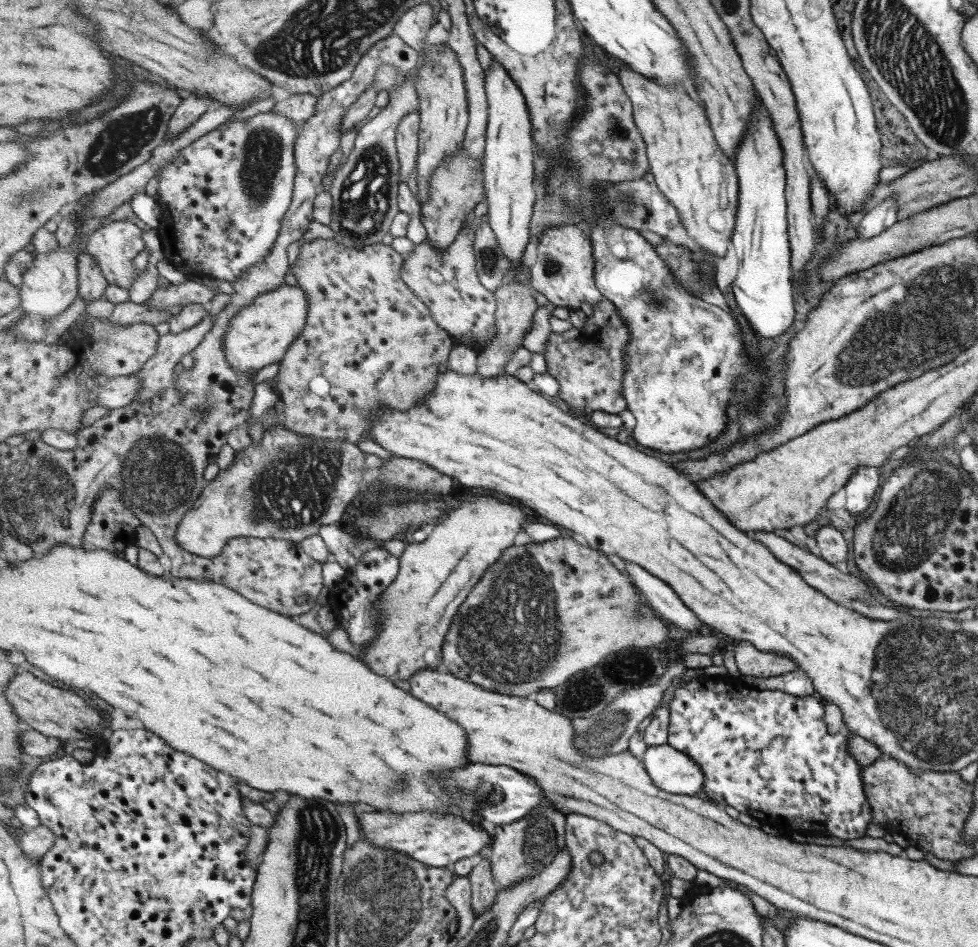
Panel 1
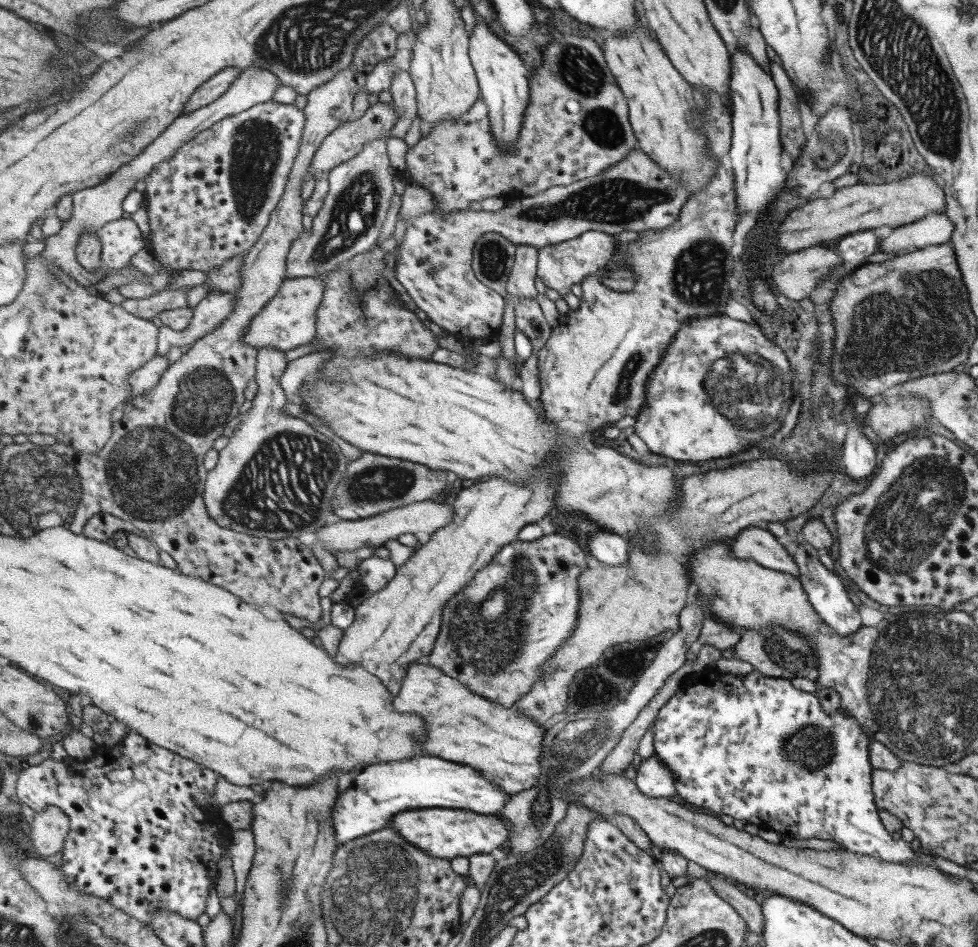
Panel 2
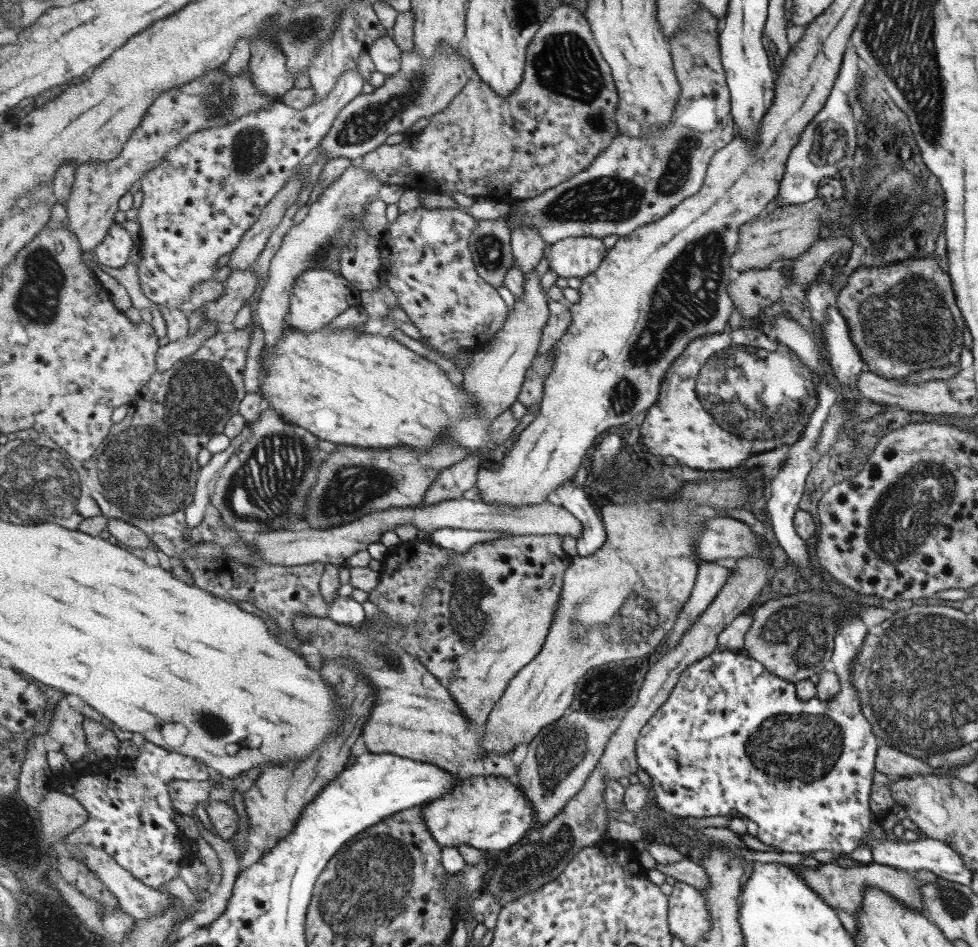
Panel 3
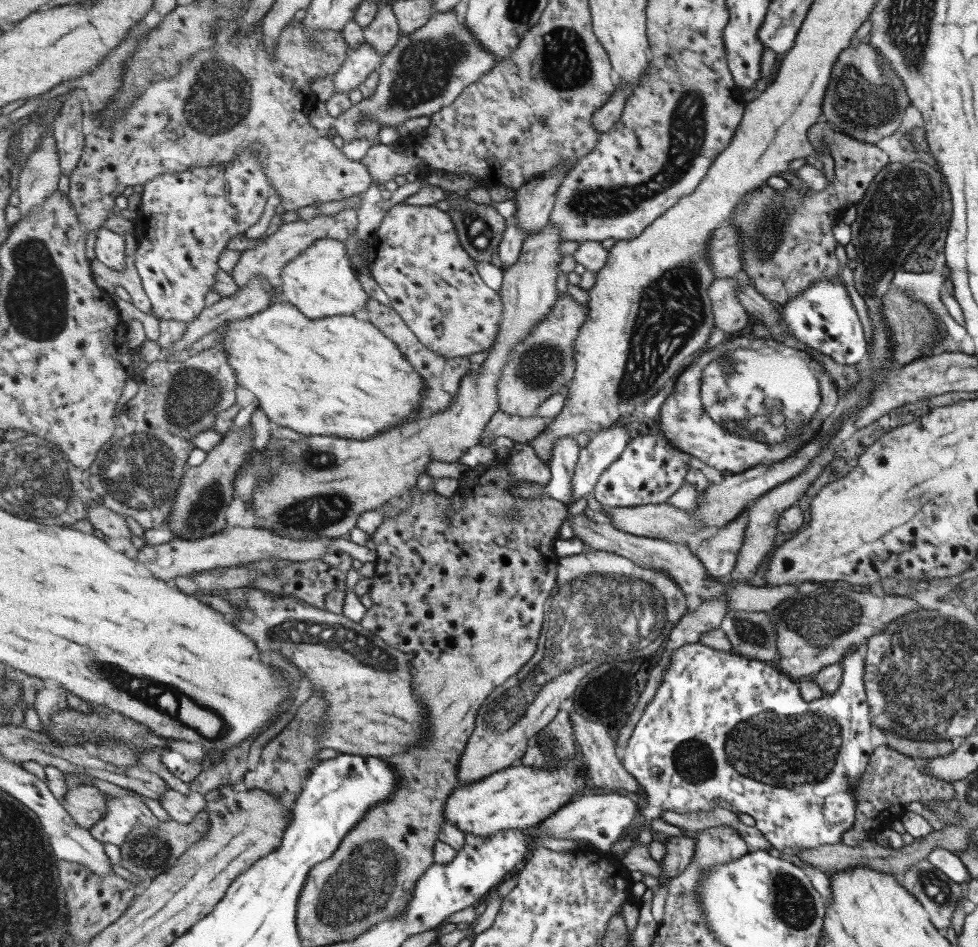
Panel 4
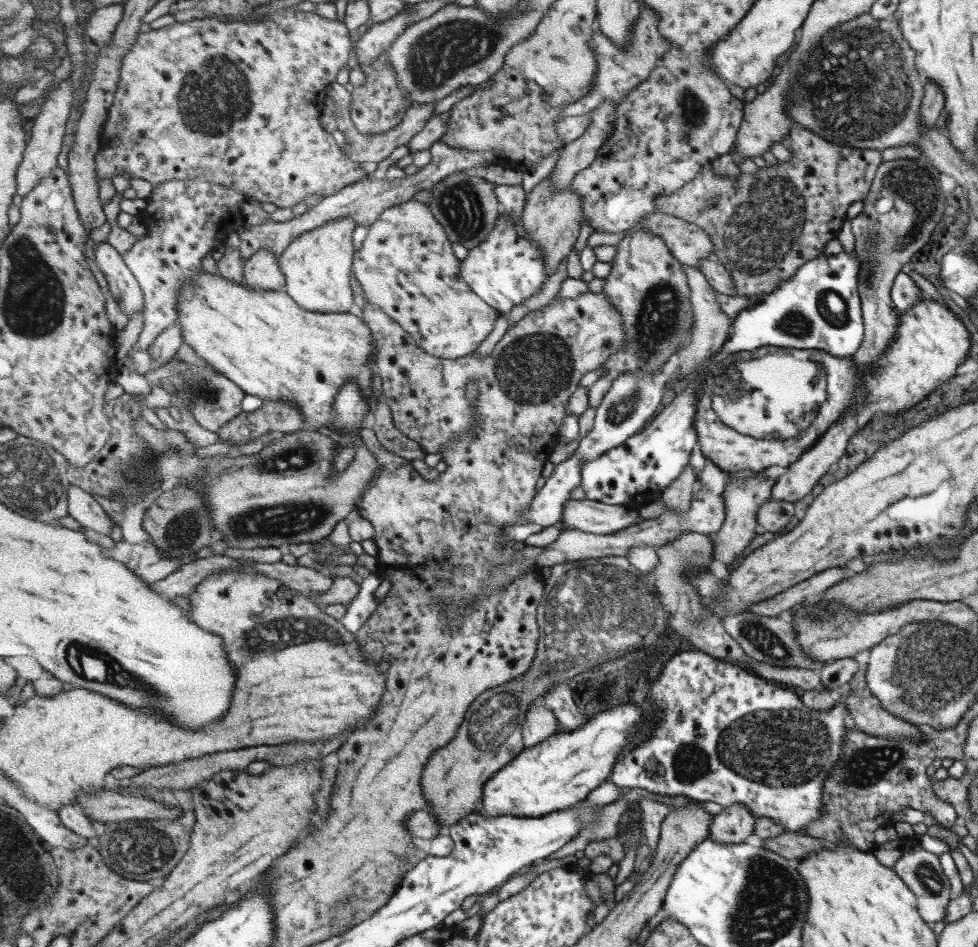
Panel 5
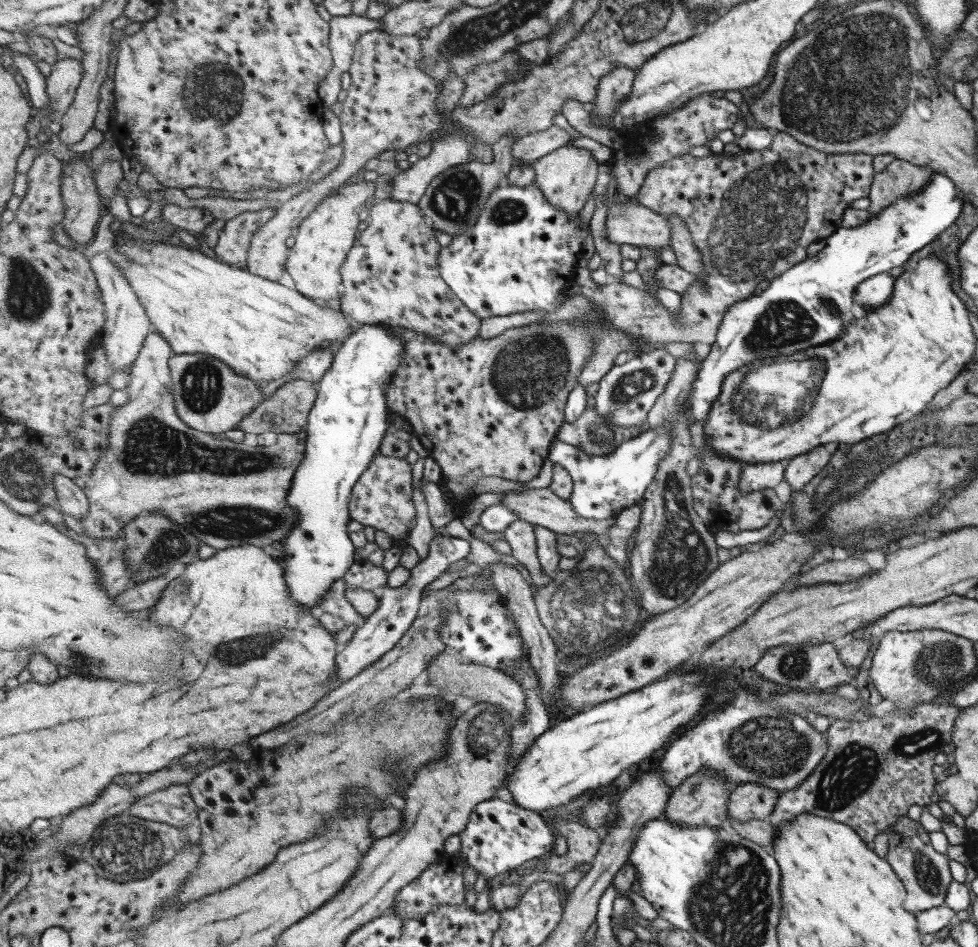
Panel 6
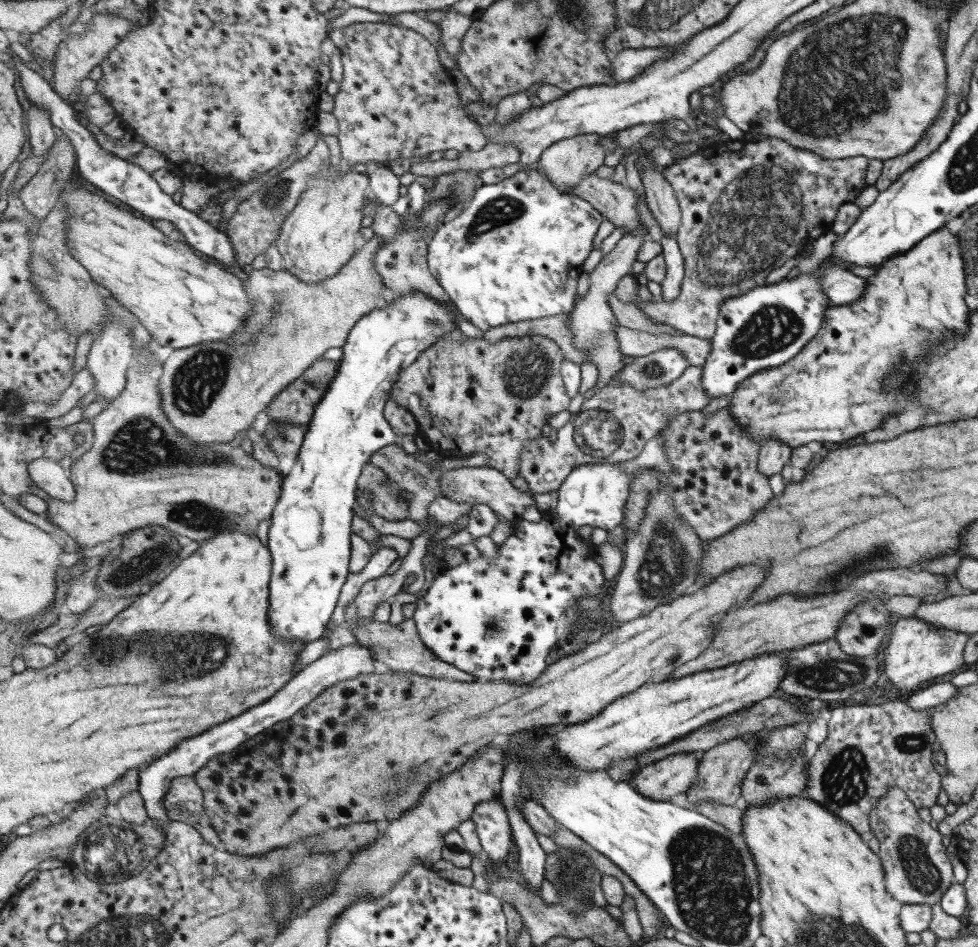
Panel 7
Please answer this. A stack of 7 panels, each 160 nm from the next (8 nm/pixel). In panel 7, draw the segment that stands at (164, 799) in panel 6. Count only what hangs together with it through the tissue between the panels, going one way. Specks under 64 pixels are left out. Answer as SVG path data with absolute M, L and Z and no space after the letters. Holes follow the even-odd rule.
M195 775L175 778L164 803L172 821L197 826L206 818L204 792Z

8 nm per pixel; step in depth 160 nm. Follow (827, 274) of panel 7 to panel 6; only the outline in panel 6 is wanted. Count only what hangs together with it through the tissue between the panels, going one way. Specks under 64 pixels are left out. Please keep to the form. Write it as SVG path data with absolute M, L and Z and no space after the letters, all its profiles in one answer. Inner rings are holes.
M879 273L863 280L861 284L857 284L853 304L859 307L865 307L865 305L877 307L885 304L887 300L891 300L893 282L895 278L889 276L888 273Z

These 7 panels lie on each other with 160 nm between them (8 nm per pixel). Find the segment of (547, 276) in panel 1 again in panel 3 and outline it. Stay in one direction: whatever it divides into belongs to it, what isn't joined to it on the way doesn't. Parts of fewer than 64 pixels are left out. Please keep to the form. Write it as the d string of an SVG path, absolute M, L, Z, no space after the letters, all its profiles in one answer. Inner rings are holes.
M574 236L573 238L561 240L557 244L548 244L545 257L551 261L550 270L557 273L557 278L578 278L583 280L599 267L605 258L606 250L602 237Z

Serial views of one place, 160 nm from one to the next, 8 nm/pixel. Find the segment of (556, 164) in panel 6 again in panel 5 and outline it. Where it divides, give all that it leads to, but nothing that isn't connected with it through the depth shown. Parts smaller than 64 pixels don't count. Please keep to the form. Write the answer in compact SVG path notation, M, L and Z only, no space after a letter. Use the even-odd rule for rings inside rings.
M545 177L532 188L528 194L522 220L528 230L528 237L535 239L542 248L546 258L547 276L555 274L561 266L561 260L567 258L573 250L581 232L581 222L584 220L584 198L569 185L565 190L556 191L549 177Z

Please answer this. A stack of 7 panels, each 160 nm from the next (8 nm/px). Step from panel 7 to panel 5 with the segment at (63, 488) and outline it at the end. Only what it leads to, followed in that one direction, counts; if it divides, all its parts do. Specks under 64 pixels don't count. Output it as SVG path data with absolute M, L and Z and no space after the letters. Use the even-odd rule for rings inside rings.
M66 485L69 515L79 521L83 527L108 536L114 522L103 506L91 496L90 492L75 485Z

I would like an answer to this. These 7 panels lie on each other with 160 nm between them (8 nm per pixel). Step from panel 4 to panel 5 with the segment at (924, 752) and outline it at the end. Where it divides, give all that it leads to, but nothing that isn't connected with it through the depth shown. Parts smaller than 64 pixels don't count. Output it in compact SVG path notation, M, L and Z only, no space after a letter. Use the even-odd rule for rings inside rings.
M849 694L844 698L844 707L850 725L861 732L883 738L920 739L920 732L913 725L889 714L873 695L861 698Z

